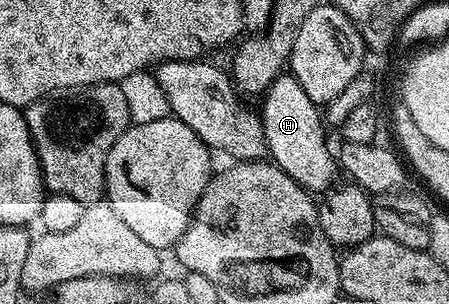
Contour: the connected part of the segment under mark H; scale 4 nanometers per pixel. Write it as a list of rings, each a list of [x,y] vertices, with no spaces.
[[[281,74],[263,93],[263,100],[264,105],[259,105],[258,111],[271,163],[277,164],[286,174],[290,174],[290,178],[294,178],[294,182],[313,193],[329,191],[337,183],[338,160],[333,149],[332,152],[328,149],[321,109],[306,95],[306,90],[298,86],[291,74]]]

